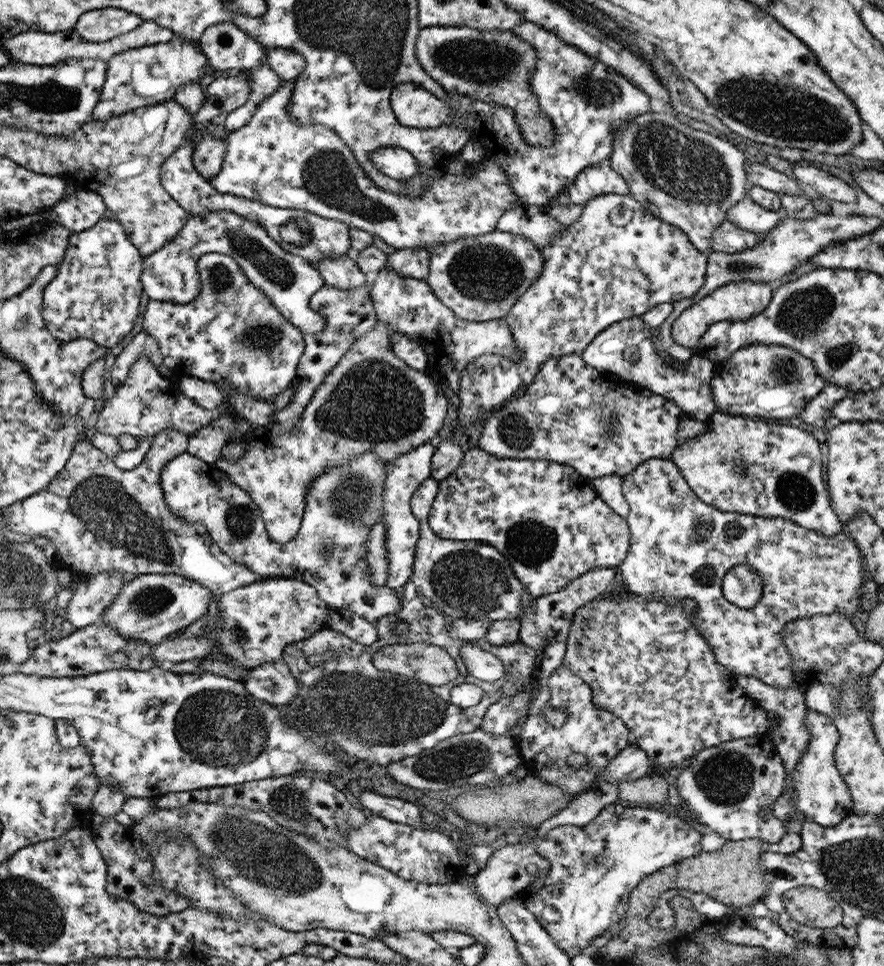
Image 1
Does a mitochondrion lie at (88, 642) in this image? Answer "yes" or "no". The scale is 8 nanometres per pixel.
no

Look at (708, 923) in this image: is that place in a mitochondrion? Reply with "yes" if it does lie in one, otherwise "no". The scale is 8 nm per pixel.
no

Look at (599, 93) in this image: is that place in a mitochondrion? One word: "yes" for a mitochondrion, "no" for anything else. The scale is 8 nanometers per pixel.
yes

